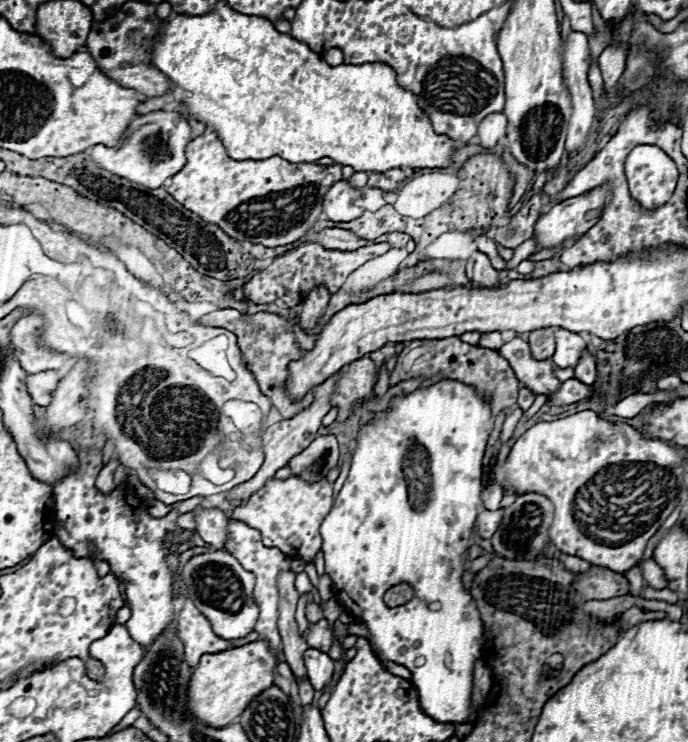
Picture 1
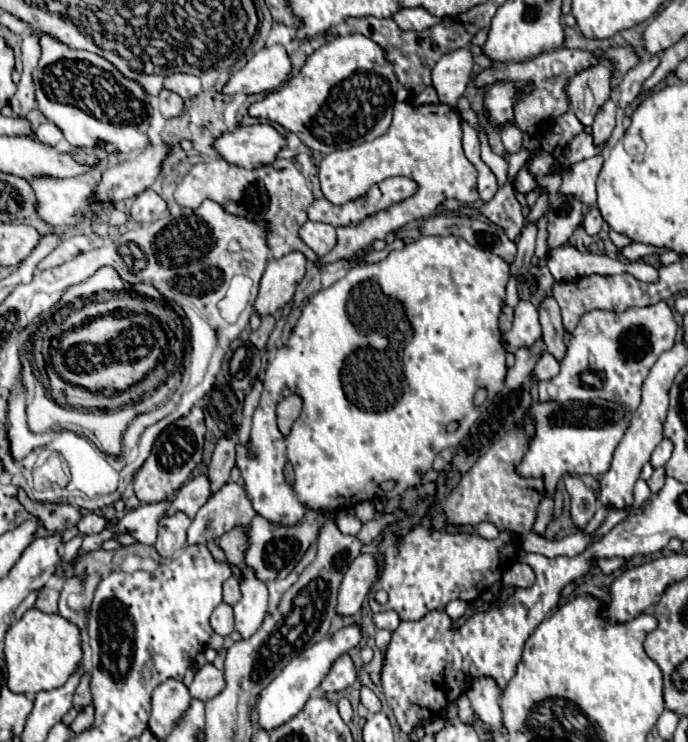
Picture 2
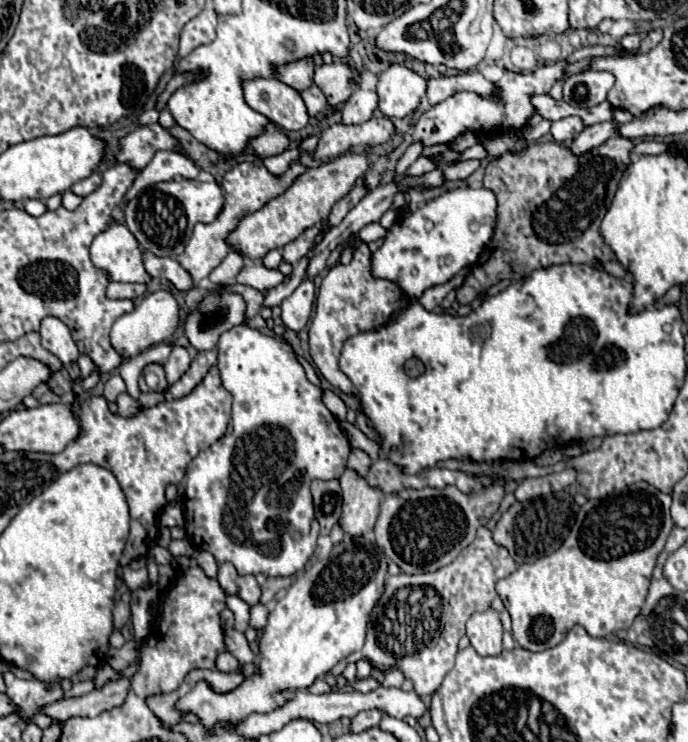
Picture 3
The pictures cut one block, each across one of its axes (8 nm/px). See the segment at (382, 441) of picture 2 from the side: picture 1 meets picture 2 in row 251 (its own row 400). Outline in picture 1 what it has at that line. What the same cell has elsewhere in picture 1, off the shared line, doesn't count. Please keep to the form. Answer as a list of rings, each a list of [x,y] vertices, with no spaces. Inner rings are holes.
[[[442,380],[424,390],[414,390],[400,400],[392,400],[390,410],[380,412],[372,424],[360,428],[350,474],[320,528],[326,574],[338,592],[336,598],[352,616],[368,626],[384,660],[402,664],[412,672],[420,708],[438,722],[474,724],[480,714],[480,708],[472,708],[472,680],[474,662],[482,658],[484,626],[472,594],[462,584],[462,554],[468,550],[468,538],[482,506],[482,458],[492,424],[494,416],[490,414],[488,400],[476,396],[474,388],[456,380]],[[402,582],[414,588],[412,602],[398,608],[384,606],[384,592]],[[434,602],[440,604],[438,610],[430,610]]]

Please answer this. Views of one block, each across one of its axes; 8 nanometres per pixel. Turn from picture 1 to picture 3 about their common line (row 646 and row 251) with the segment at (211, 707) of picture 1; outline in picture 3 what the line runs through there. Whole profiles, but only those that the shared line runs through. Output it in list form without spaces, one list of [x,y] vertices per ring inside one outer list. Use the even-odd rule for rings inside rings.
[[[342,154],[334,158],[330,164],[306,170],[284,194],[268,200],[264,208],[244,216],[240,220],[240,228],[228,234],[228,244],[236,248],[248,260],[262,260],[270,250],[282,248],[284,244],[296,240],[306,228],[320,224],[328,218],[334,202],[344,198],[354,182],[366,172],[366,156],[364,154]]]

